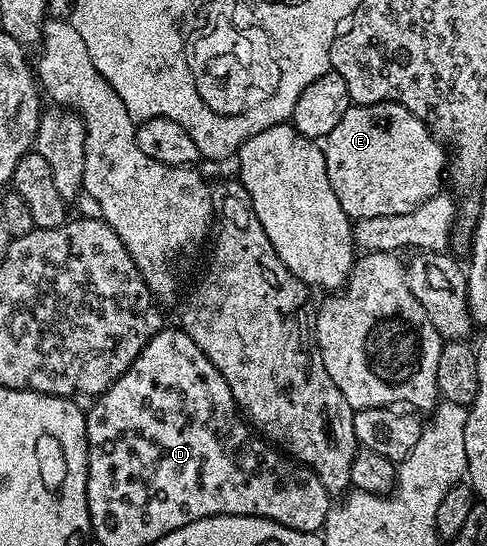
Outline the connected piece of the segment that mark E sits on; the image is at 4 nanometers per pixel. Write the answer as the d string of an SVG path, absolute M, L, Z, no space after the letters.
M374 103L373 105L353 105L341 117L341 122L333 128L322 144L325 169L329 173L329 185L341 201L348 219L354 221L365 217L393 217L417 209L427 199L440 194L445 183L445 168L449 155L444 144L432 135L431 130L409 109L399 103Z

